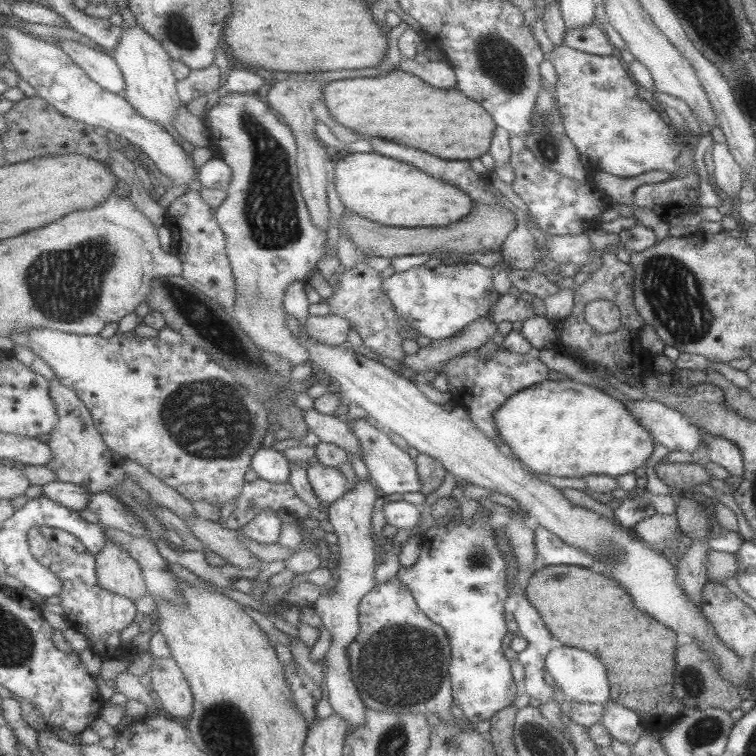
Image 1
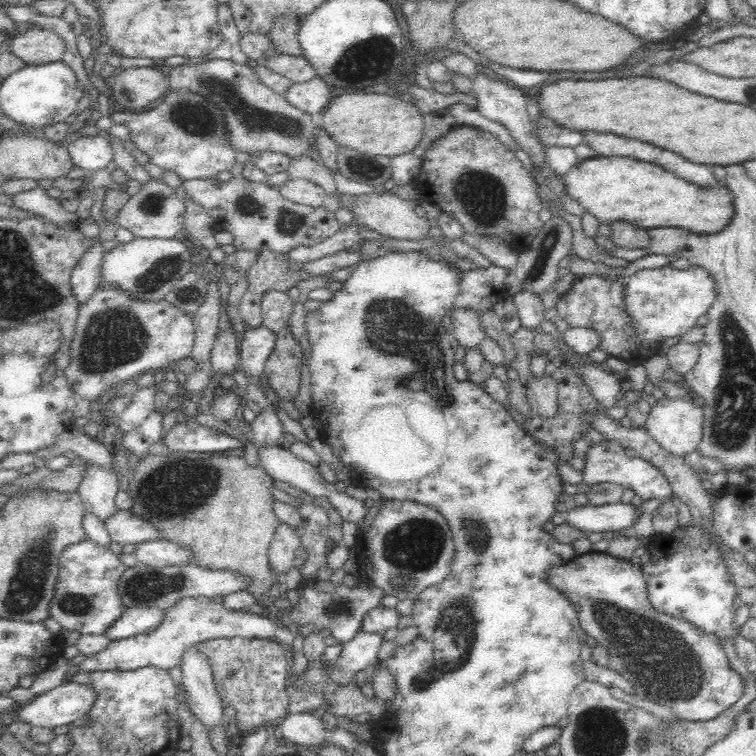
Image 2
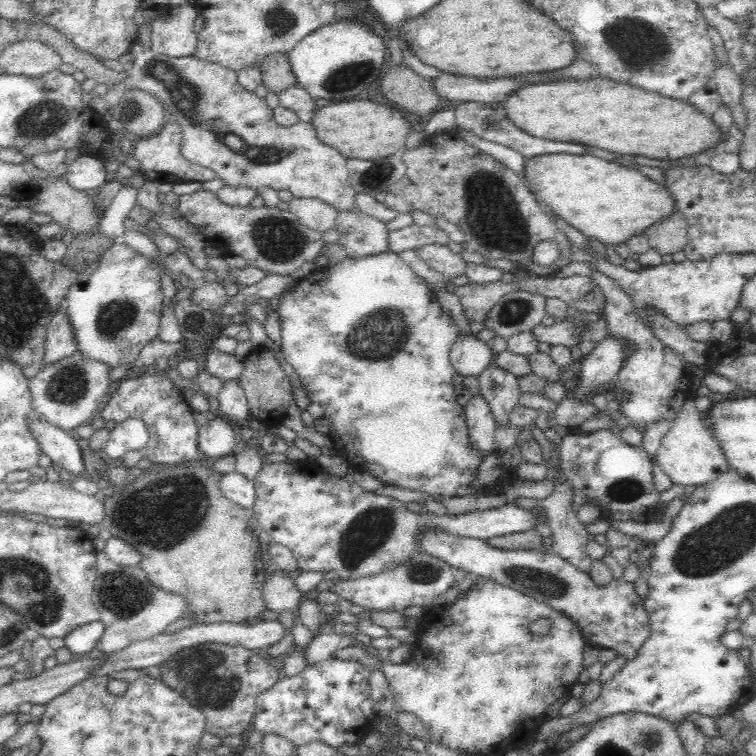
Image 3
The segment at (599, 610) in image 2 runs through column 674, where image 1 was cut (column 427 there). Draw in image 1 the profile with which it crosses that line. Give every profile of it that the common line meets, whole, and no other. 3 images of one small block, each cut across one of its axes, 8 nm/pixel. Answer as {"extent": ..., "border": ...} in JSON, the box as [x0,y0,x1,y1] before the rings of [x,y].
{"extent":[349,576,454,722],"border":[[[396,576],[381,582],[373,591],[365,595],[360,604],[361,632],[349,646],[351,670],[355,683],[369,710],[389,710],[395,713],[414,712],[415,714],[438,714],[445,722],[454,722],[451,712],[454,703],[454,689],[450,675],[452,646],[446,628],[430,619],[419,608],[414,592]]]}

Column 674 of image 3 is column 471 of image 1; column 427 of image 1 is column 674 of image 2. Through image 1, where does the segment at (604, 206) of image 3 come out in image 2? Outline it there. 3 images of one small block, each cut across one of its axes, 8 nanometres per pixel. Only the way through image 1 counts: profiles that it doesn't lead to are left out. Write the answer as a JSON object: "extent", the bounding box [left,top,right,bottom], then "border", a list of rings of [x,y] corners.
{"extent":[563,156,736,235],"border":[[[594,156],[581,160],[570,168],[563,184],[572,199],[605,224],[625,220],[647,229],[678,227],[711,235],[722,232],[731,223],[736,209],[734,194],[724,180],[710,186],[690,184],[656,164],[626,156]]]}

